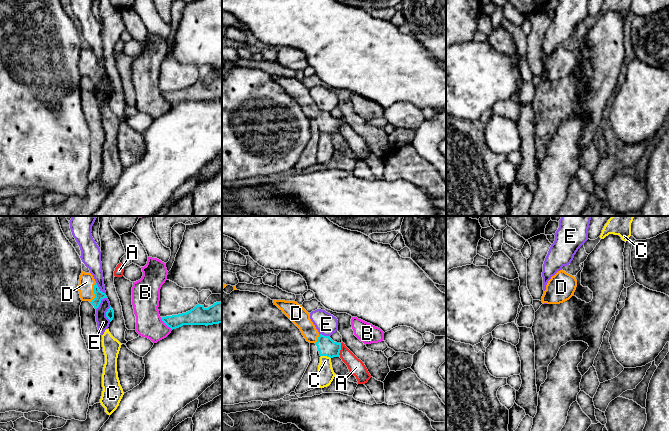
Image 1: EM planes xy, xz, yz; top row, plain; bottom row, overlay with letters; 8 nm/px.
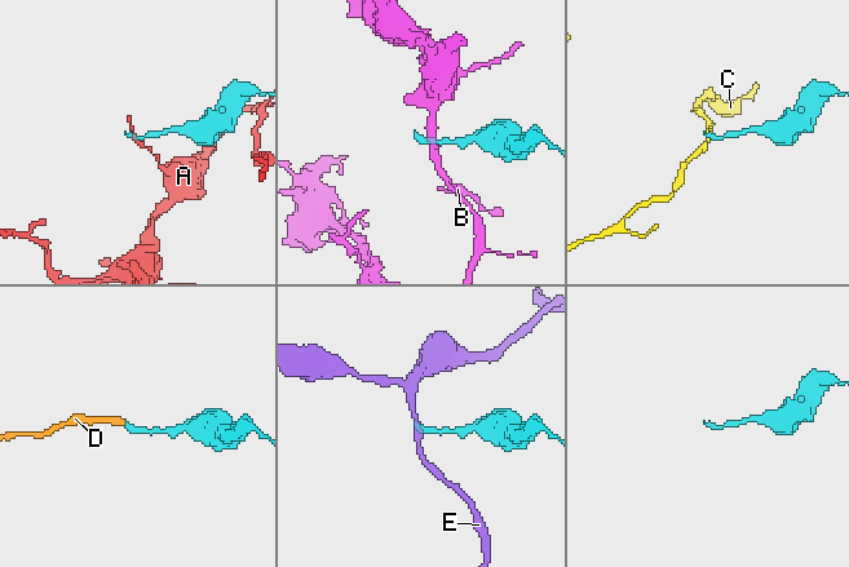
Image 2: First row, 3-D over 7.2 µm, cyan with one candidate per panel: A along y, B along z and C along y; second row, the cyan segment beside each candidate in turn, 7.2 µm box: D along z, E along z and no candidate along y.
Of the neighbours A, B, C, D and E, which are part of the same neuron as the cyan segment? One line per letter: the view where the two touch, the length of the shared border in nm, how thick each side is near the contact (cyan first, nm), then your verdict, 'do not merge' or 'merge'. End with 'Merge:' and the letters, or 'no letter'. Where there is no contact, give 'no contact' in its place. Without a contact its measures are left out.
A: contact in xz; length 110 nm; calibres 150 and 130 nm; do not merge
B: contact in xy; length 140 nm; calibres 140 and 220 nm; do not merge
C: contact in xz; length 80 nm; calibres 150 and 130 nm; do not merge
D: contact in xy; length 170 nm; calibres 80 and 130 nm; merge
E: contact in xy; length 130 nm; calibres 60 and 100 nm; do not merge
Merge: D

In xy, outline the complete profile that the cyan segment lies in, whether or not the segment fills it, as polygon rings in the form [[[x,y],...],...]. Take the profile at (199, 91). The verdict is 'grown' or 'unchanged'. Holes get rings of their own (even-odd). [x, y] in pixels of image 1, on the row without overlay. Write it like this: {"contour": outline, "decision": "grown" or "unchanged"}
{"contour": [[[216,78],[205,84],[197,80],[186,89],[161,93],[162,97],[172,106],[183,101],[213,101],[222,99],[222,78]]], "decision": "unchanged"}

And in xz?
{"contour": [[[273,76],[273,79],[300,105],[307,118],[316,120],[320,132],[340,133],[341,119],[320,110],[310,95],[310,89],[301,81],[285,76]]], "decision": "grown"}

